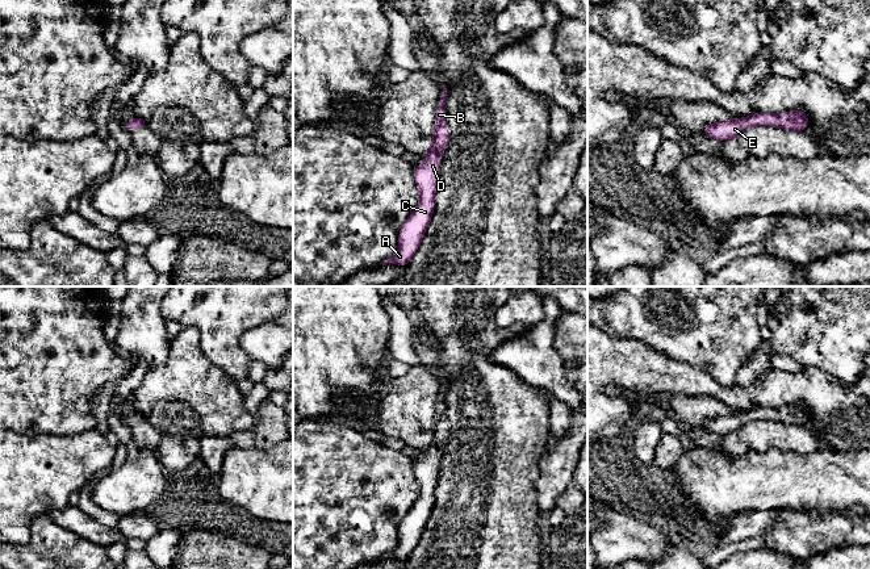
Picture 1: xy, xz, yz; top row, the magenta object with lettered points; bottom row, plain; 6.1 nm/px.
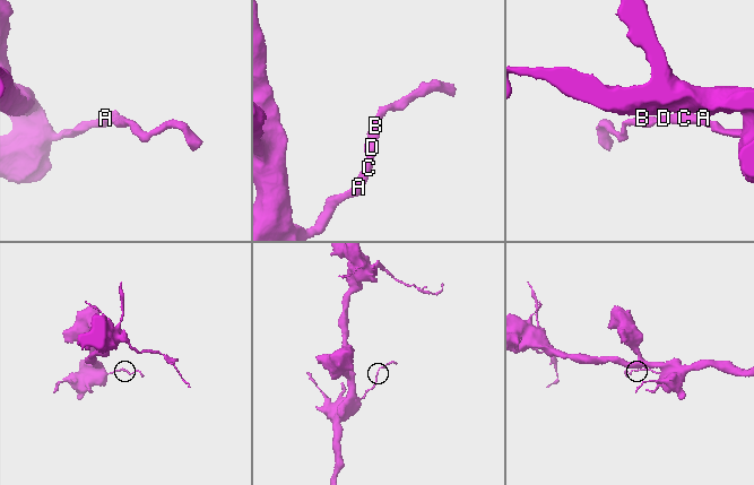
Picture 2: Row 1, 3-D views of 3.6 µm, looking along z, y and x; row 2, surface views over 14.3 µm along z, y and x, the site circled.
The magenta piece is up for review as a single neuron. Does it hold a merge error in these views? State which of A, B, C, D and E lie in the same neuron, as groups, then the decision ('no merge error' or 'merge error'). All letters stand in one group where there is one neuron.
A B C D E | no merge error

